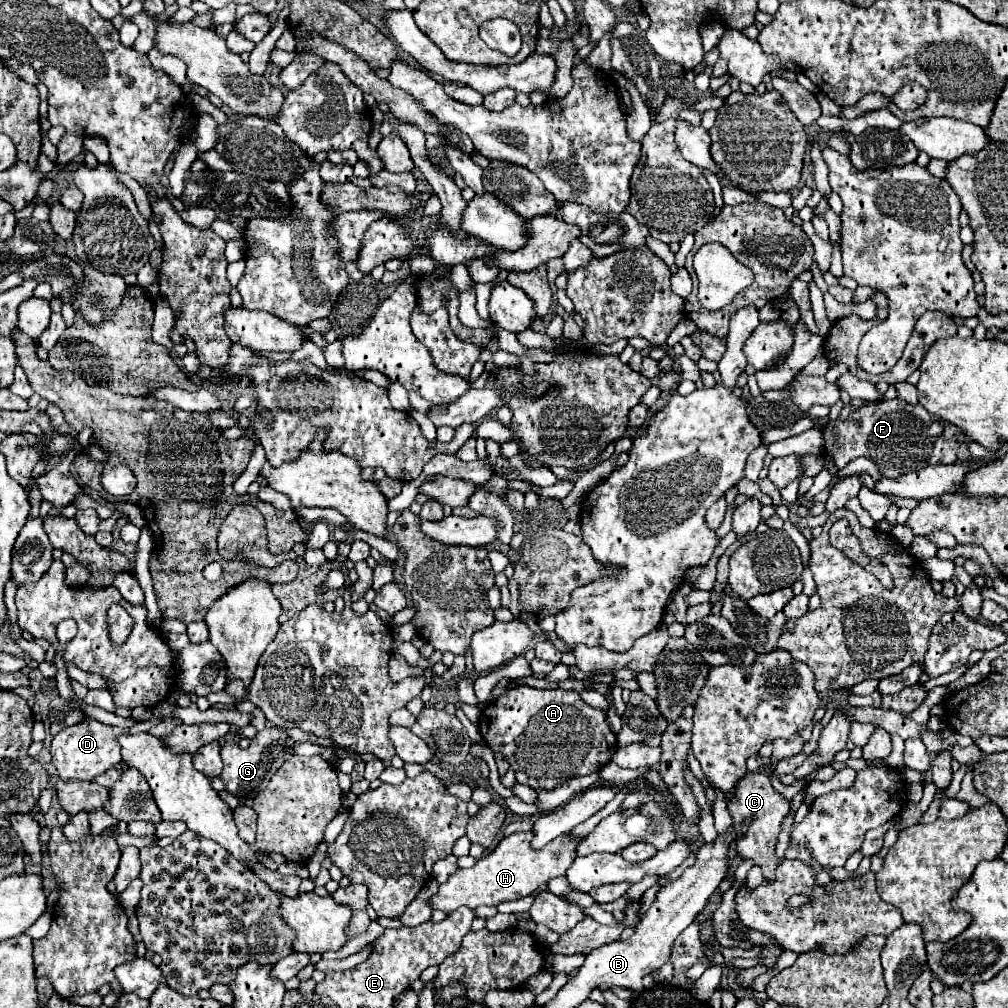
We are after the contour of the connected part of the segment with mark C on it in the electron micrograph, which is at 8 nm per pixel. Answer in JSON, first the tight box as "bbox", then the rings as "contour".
{"bbox":[726,772,790,880],"contour":[[[748,772],[740,782],[736,782],[732,796],[726,794],[728,812],[734,818],[736,826],[748,826],[748,832],[742,832],[742,838],[736,842],[736,850],[740,856],[754,860],[754,864],[762,866],[762,874],[766,880],[774,878],[774,870],[778,866],[778,858],[774,854],[776,838],[780,832],[782,818],[790,810],[790,802],[784,800],[770,784],[770,778],[762,772]]]}

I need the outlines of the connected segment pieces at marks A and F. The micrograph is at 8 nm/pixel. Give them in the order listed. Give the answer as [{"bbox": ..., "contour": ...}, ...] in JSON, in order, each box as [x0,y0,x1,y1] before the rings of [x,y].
[{"bbox":[478,686,618,790],"contour":[[[516,686],[482,710],[478,728],[490,750],[508,760],[516,774],[516,782],[534,790],[554,790],[556,786],[568,782],[568,778],[600,772],[612,760],[612,754],[618,748],[616,734],[606,722],[606,712],[588,706],[580,694],[572,690],[538,690],[530,686]]]},{"bbox":[822,398,966,478],"contour":[[[894,398],[876,404],[866,404],[860,410],[852,412],[850,418],[844,422],[828,422],[822,428],[822,438],[822,454],[828,456],[838,470],[848,466],[852,460],[864,456],[880,468],[882,476],[896,478],[906,472],[922,470],[930,464],[954,464],[956,450],[966,440],[966,434],[950,422],[936,418],[920,404],[912,406],[904,400]]]}]

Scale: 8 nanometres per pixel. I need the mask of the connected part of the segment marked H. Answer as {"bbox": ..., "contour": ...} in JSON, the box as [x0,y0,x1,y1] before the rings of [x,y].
{"bbox":[432,832,580,914],"contour":[[[518,832],[506,836],[488,856],[480,858],[472,868],[458,868],[454,874],[450,874],[450,878],[444,884],[440,884],[436,896],[432,896],[432,908],[450,914],[460,906],[468,908],[498,906],[500,902],[530,896],[544,882],[556,876],[564,876],[576,858],[576,846],[580,840],[572,840],[568,834],[556,838],[552,844],[544,846],[542,850],[532,850],[530,848],[532,834],[534,832]]]}

